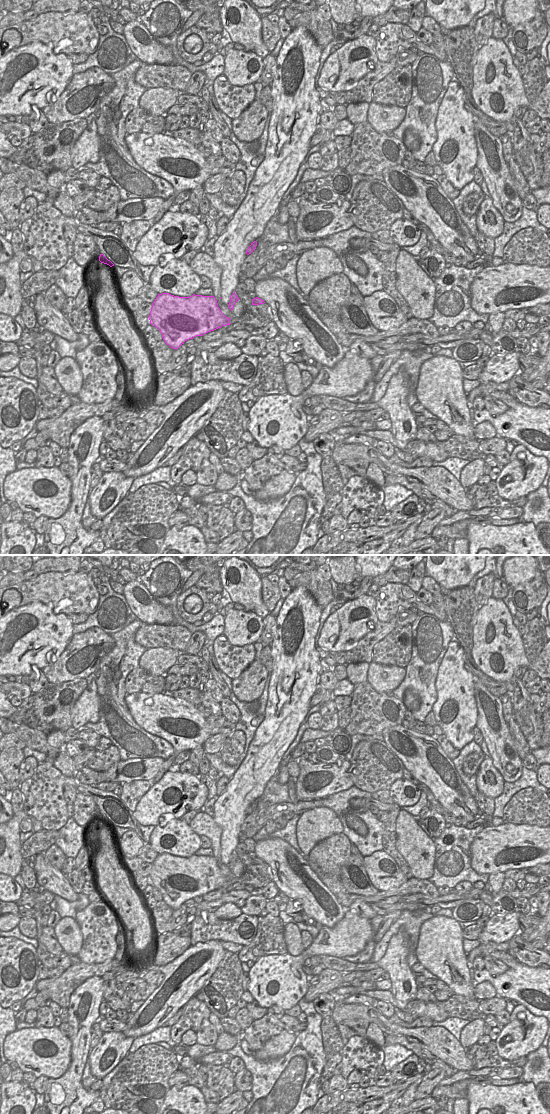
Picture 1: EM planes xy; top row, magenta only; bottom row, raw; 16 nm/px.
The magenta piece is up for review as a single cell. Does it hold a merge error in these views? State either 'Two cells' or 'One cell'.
One cell.

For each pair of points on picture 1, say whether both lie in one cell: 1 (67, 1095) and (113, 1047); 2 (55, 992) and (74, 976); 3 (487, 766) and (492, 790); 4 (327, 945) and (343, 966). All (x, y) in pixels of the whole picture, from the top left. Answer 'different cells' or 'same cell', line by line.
1: different cells
2: same cell
3: same cell
4: different cells

